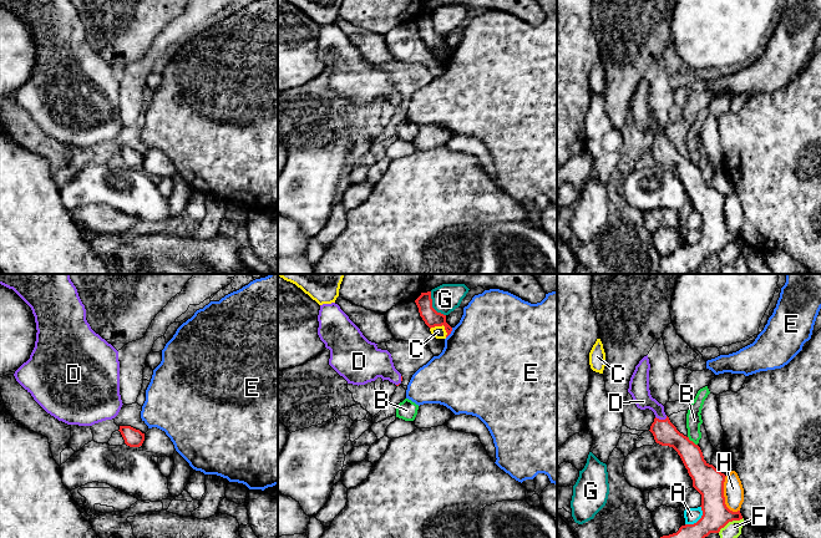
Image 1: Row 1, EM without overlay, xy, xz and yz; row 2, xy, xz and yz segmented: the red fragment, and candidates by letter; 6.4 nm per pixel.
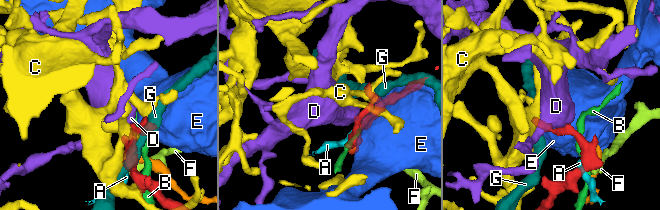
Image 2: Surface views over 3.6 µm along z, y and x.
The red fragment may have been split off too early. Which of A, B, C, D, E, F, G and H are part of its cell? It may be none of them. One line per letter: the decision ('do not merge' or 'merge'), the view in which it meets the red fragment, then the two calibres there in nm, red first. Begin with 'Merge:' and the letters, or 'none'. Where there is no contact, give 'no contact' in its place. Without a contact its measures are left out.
Merge: D
A: do not merge | yz | 190/100 nm
B: do not merge | yz | 180/100 nm
C: do not merge | xz | 110/80 nm
D: merge | yz | 160/130 nm
E: do not merge | xz | 110/500 nm
F: do not merge | yz | 180/110 nm
G: do not merge | xz | 110/180 nm
H: do not merge | yz | 190/130 nm

